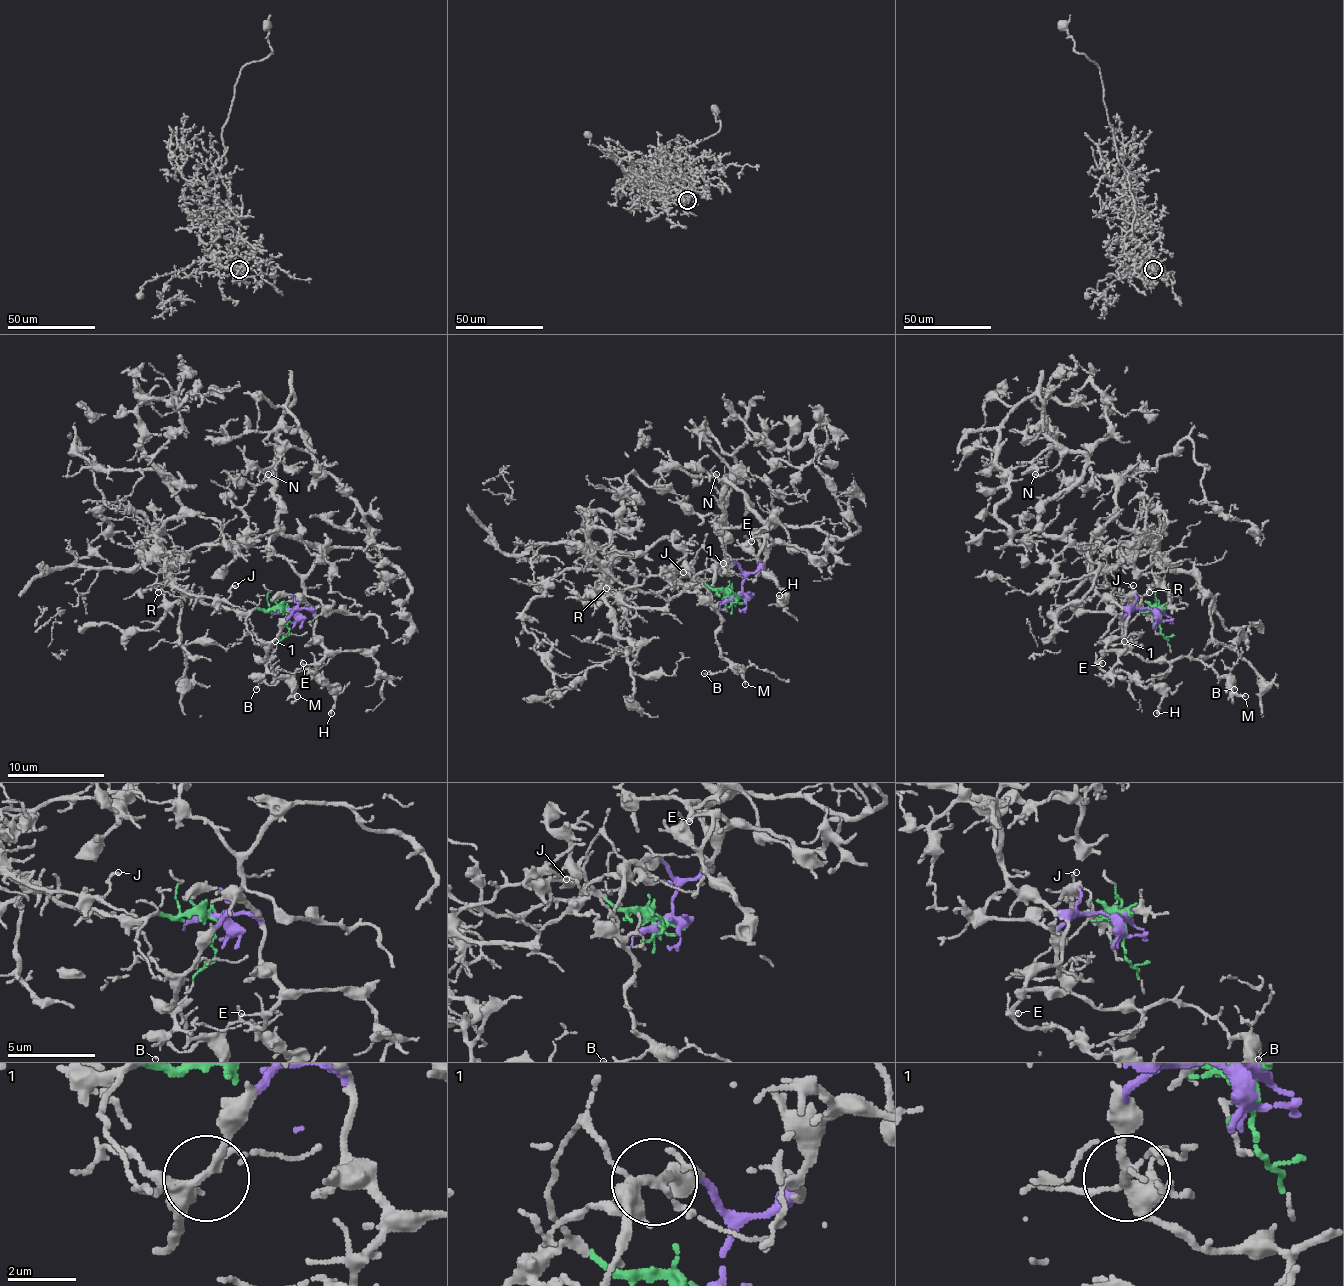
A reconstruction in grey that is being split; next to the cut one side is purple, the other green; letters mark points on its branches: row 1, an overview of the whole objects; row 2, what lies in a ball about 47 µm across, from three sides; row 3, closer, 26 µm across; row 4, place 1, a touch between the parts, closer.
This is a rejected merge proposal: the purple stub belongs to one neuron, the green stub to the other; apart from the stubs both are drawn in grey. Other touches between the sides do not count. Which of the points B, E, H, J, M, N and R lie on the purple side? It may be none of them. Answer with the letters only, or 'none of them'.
B, E, H, M, N

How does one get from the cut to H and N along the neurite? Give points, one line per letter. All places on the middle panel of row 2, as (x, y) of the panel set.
H: (742, 597), (742, 582), (761, 568), (771, 546), (766, 539), (759, 563), (776, 582), (783, 599), (778, 595)
N: (742, 597), (742, 582), (759, 563), (752, 531), (769, 524), (725, 478), (723, 522), (725, 505), (715, 473)

